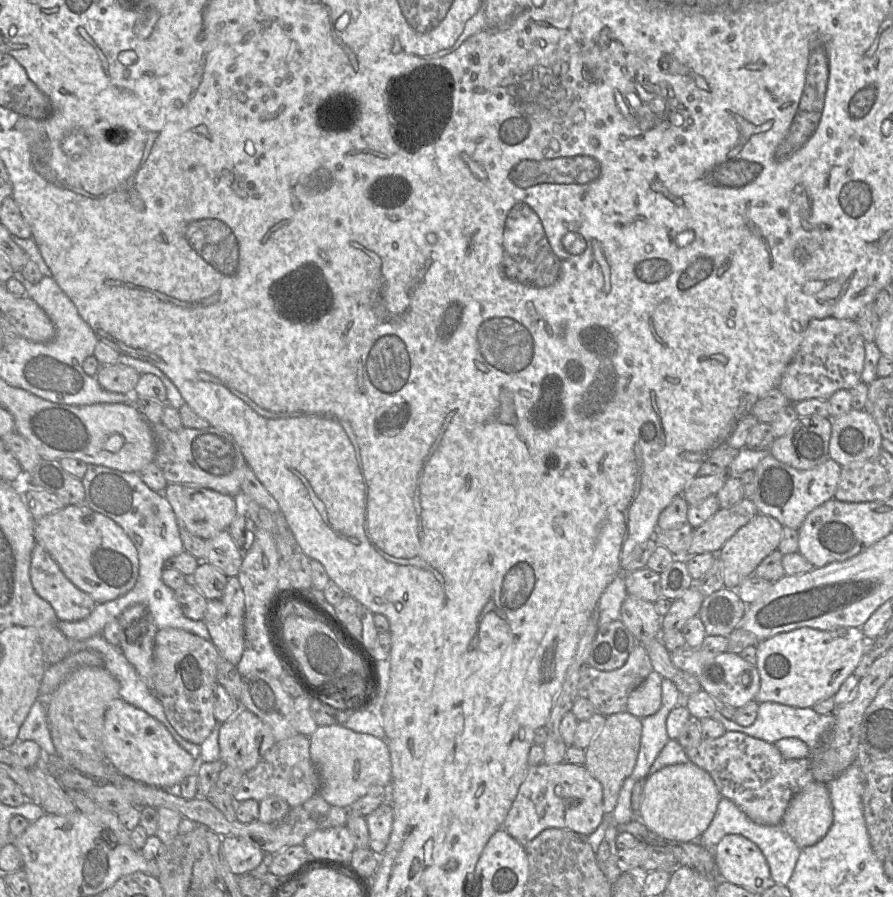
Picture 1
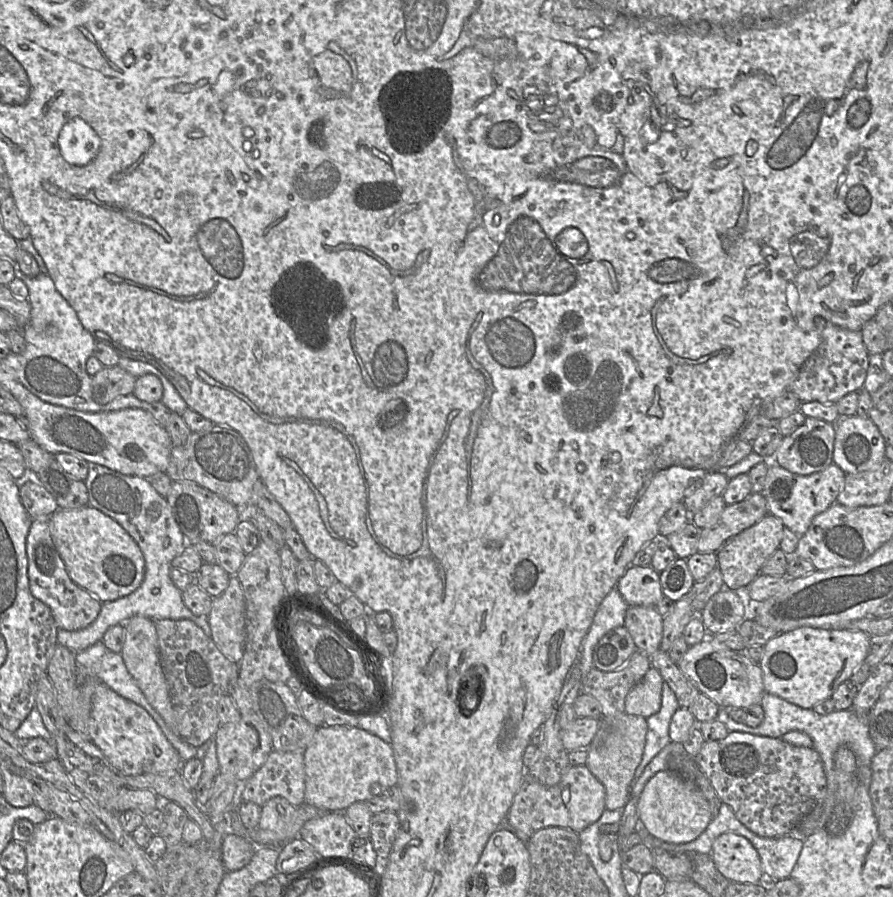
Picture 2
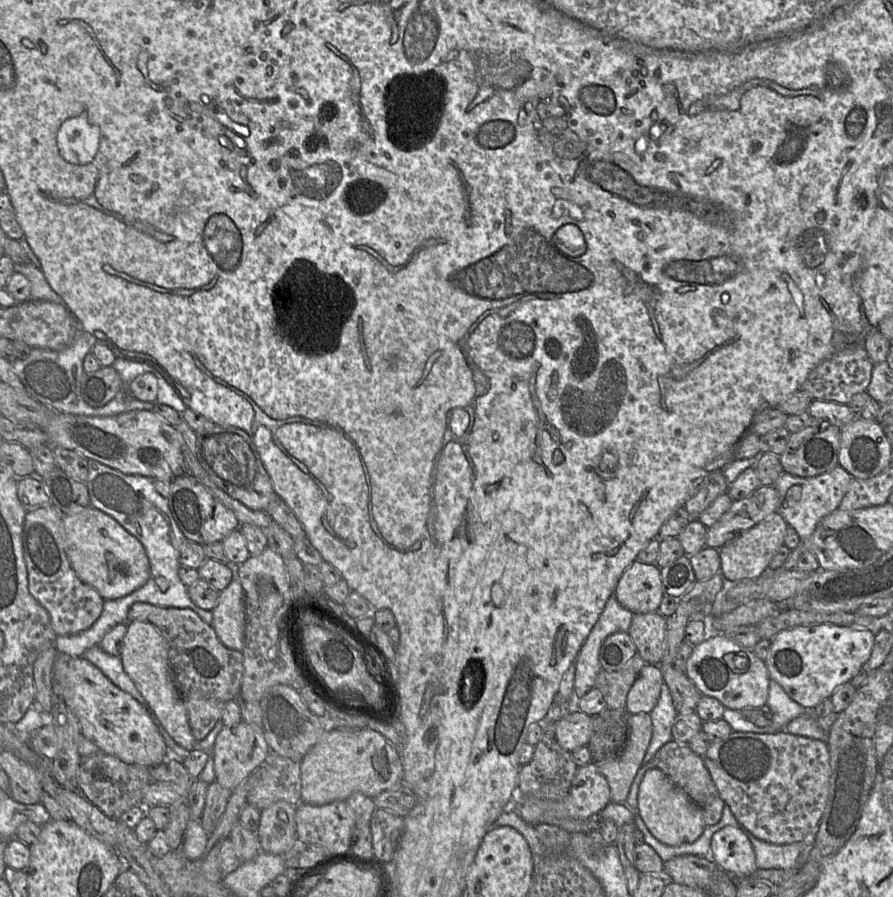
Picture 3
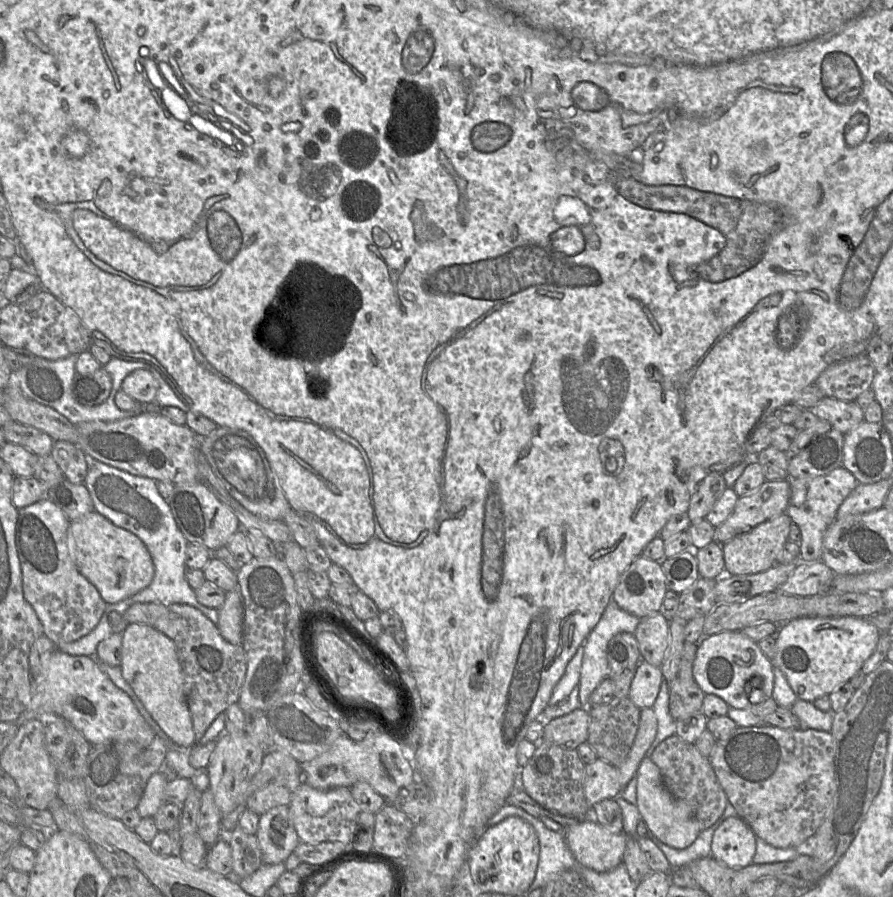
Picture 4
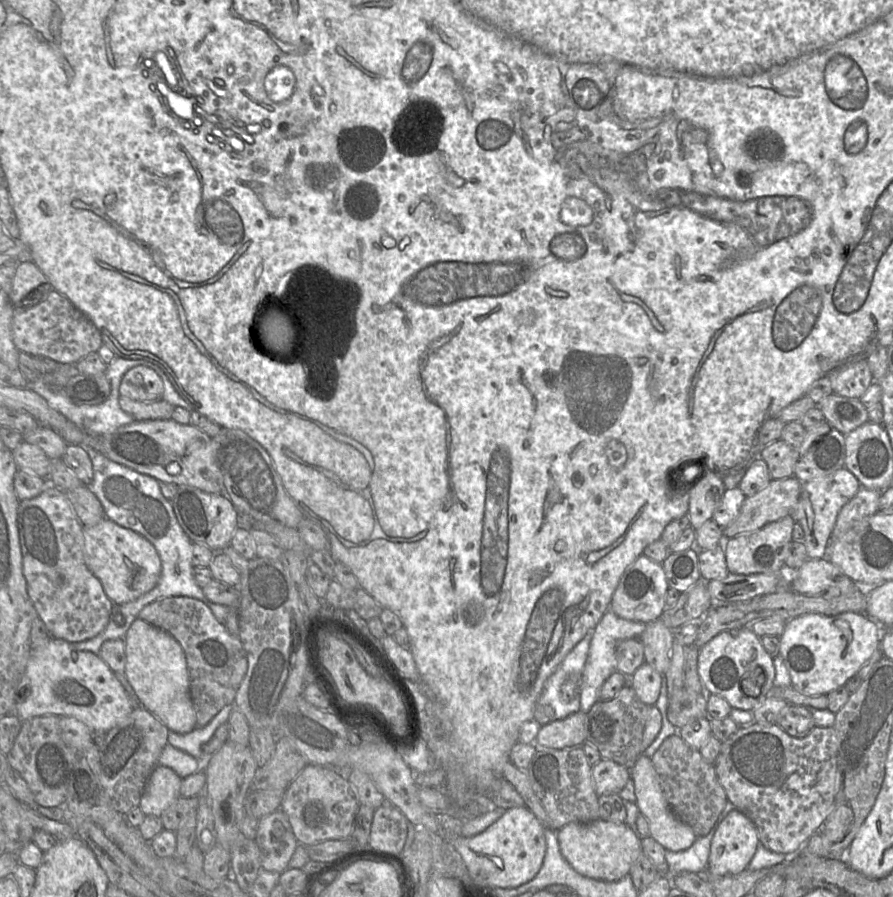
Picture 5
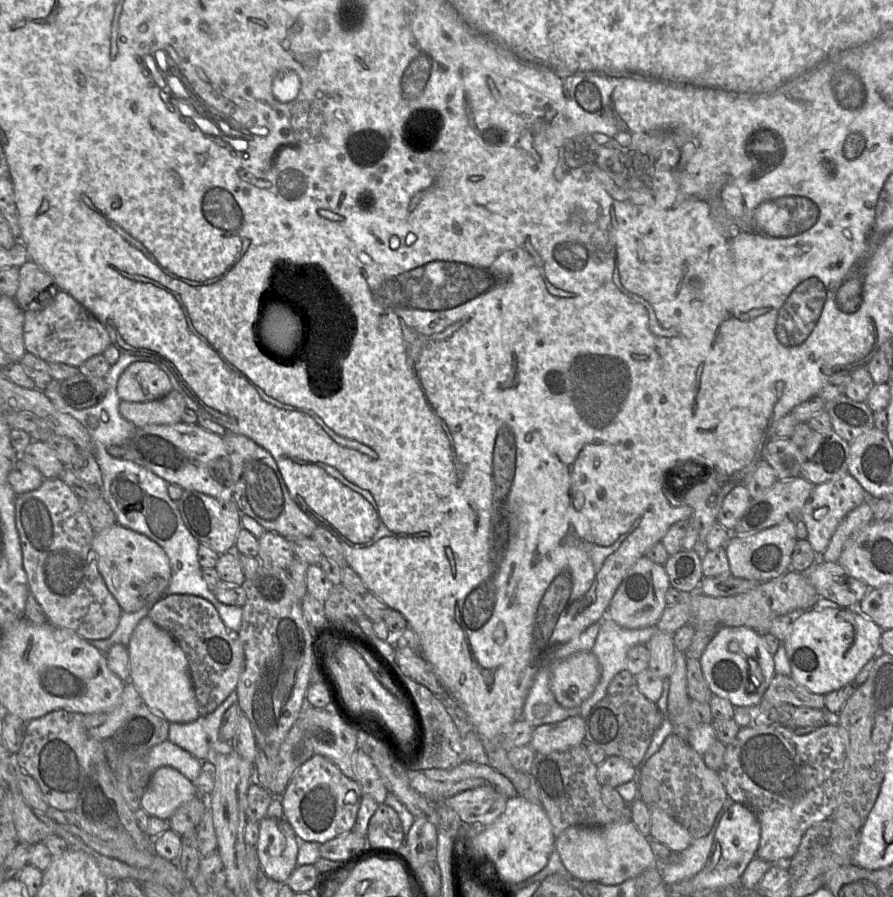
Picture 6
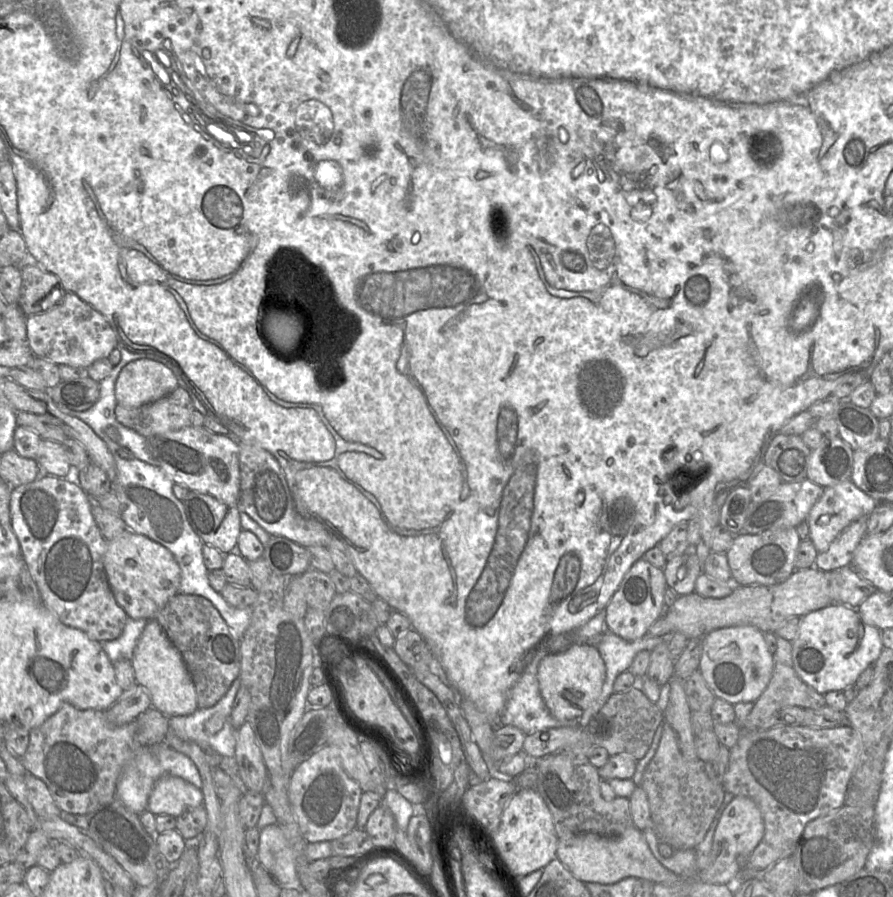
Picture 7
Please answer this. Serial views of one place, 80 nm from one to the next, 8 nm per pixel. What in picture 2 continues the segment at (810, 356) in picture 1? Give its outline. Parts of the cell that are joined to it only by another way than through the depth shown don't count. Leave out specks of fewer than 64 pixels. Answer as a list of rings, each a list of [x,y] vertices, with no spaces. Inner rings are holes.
[[[824,323],[818,348],[801,366],[789,390],[801,402],[818,401],[833,404],[850,392],[863,388],[869,366],[869,353],[860,331],[850,331],[832,323]]]

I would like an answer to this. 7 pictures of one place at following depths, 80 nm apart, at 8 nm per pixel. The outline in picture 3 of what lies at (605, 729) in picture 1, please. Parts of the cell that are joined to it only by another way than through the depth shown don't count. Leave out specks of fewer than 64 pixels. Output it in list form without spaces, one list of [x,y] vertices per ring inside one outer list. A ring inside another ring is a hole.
[[[649,713],[631,714],[627,721],[628,738],[622,752],[617,757],[596,762],[609,784],[611,801],[616,803],[625,803],[633,780],[642,767],[653,731]]]

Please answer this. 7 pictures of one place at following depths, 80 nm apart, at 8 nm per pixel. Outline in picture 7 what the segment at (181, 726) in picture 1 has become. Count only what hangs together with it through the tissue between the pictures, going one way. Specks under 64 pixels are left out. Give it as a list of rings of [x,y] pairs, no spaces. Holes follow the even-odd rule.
[[[175,594],[154,619],[183,657],[195,685],[198,708],[214,706],[240,675],[239,640],[231,635],[227,623],[212,602],[199,595]]]

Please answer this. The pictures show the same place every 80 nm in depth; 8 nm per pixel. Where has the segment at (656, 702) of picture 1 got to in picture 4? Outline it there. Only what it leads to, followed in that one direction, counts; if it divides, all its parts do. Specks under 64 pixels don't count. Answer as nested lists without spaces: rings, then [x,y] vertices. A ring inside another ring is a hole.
[[[640,661],[636,667],[628,697],[640,709],[653,707],[663,679],[661,667]]]

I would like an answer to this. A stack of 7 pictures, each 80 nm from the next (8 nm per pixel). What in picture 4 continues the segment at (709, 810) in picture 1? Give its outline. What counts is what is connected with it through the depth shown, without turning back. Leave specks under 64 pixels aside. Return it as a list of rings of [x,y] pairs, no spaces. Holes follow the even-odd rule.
[[[645,756],[637,770],[637,807],[651,833],[664,844],[685,849],[701,832],[693,809],[683,800],[675,798],[666,788],[658,766],[651,757]]]

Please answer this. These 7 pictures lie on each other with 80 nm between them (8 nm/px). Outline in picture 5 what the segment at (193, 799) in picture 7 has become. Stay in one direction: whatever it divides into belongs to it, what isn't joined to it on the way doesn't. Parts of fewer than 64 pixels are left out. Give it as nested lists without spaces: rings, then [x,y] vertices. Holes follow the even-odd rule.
[[[156,766],[151,773],[138,808],[145,816],[160,817],[180,796],[182,778],[171,768]]]

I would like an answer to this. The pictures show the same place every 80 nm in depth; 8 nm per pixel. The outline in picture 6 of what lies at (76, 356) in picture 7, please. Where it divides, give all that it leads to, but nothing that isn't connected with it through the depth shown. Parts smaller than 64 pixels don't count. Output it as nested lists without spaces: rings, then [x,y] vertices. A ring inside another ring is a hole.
[[[57,290],[52,301],[43,308],[24,311],[23,340],[26,352],[48,363],[64,363],[74,367],[79,367],[92,356],[103,354],[105,349],[112,344],[106,327],[70,293],[61,290]]]

